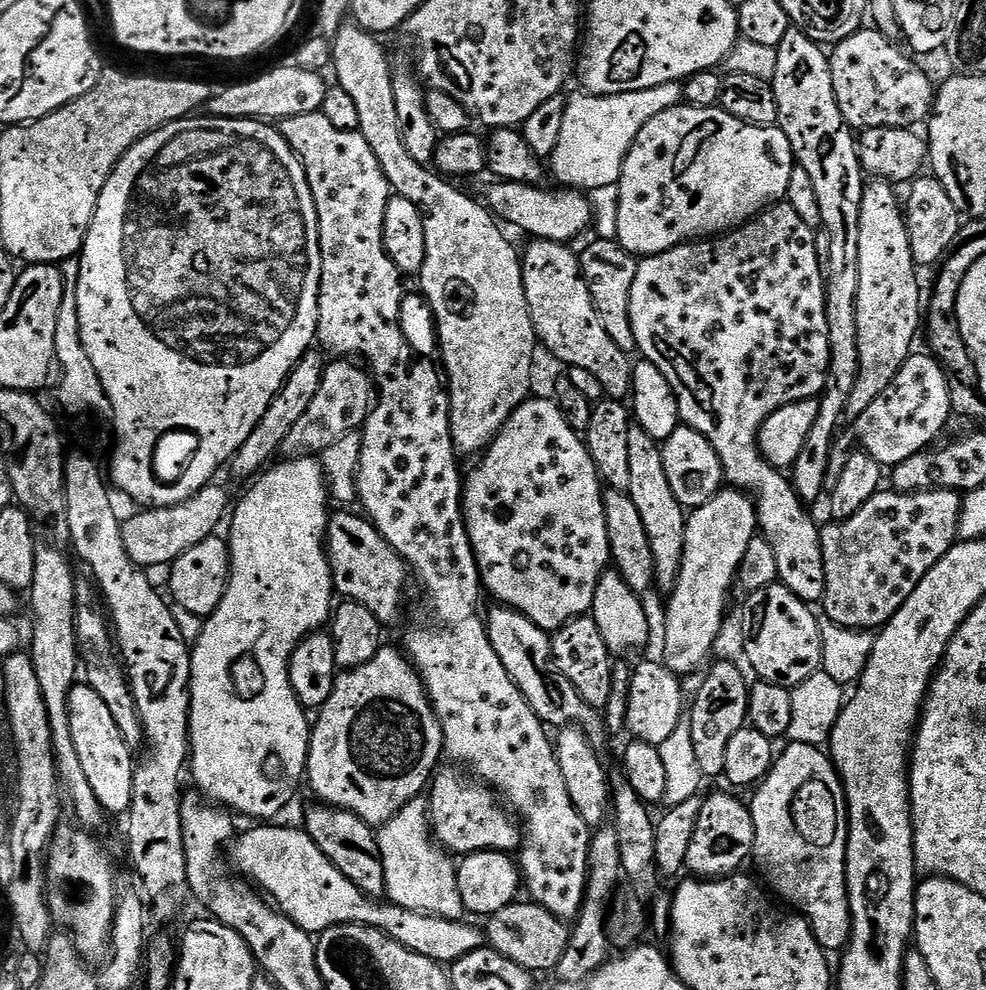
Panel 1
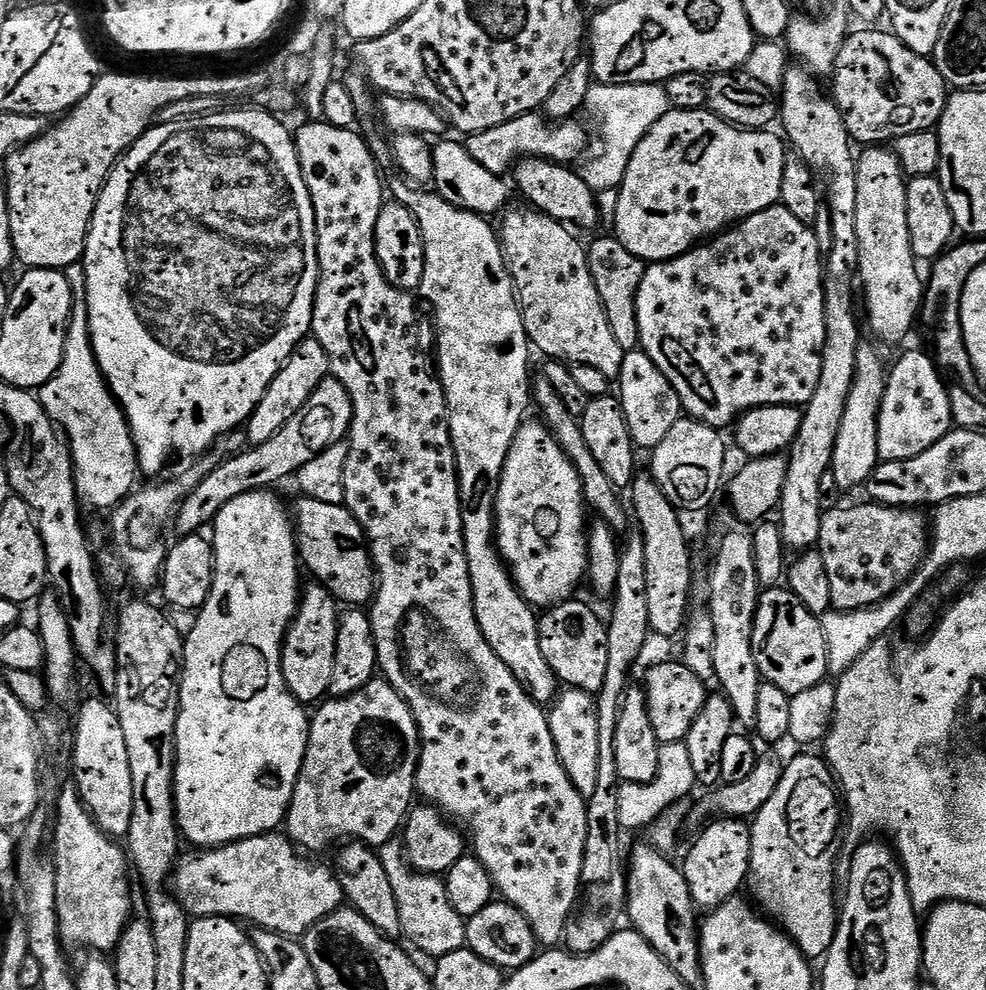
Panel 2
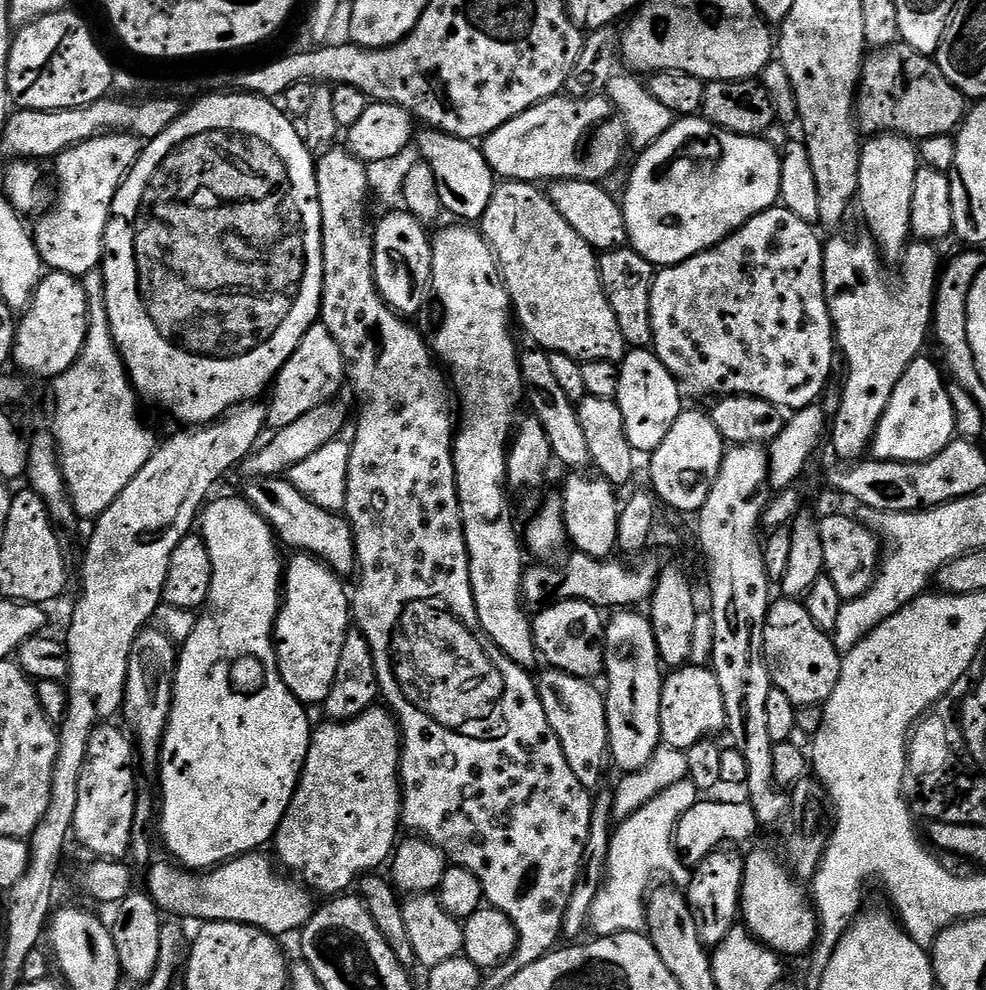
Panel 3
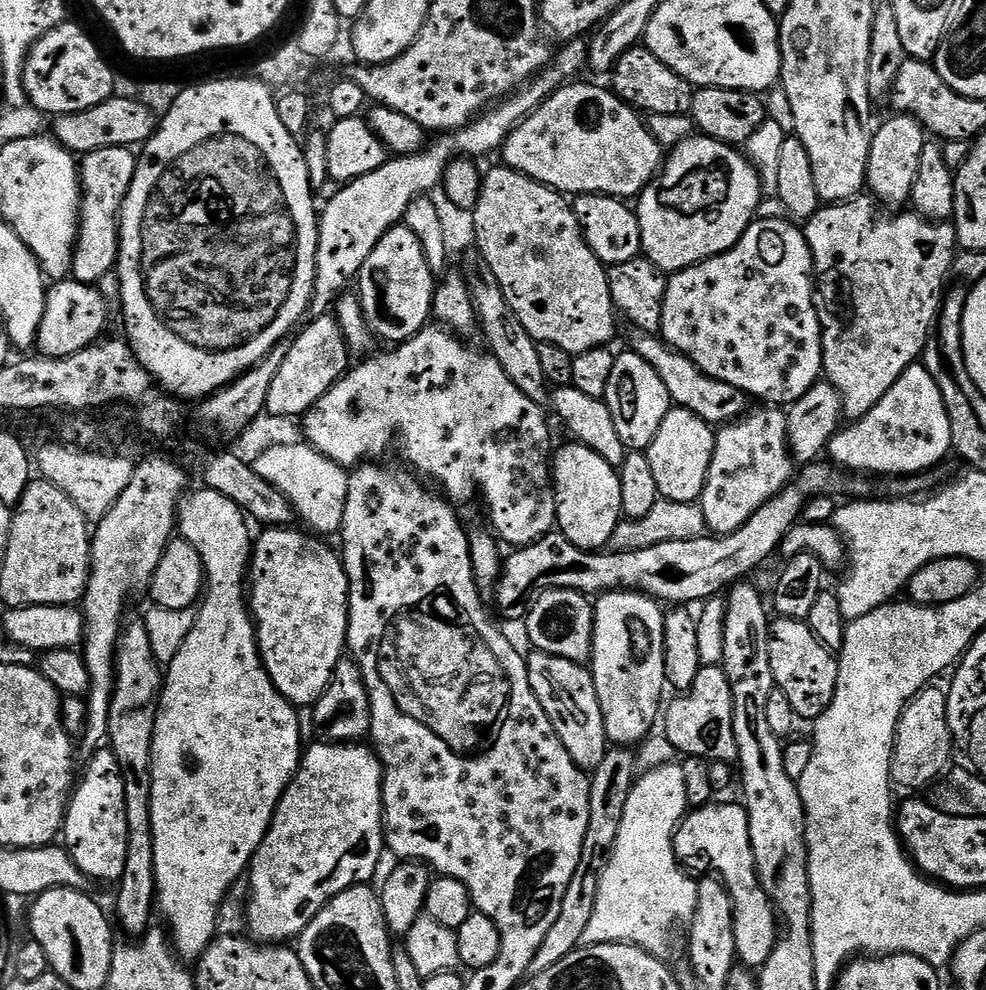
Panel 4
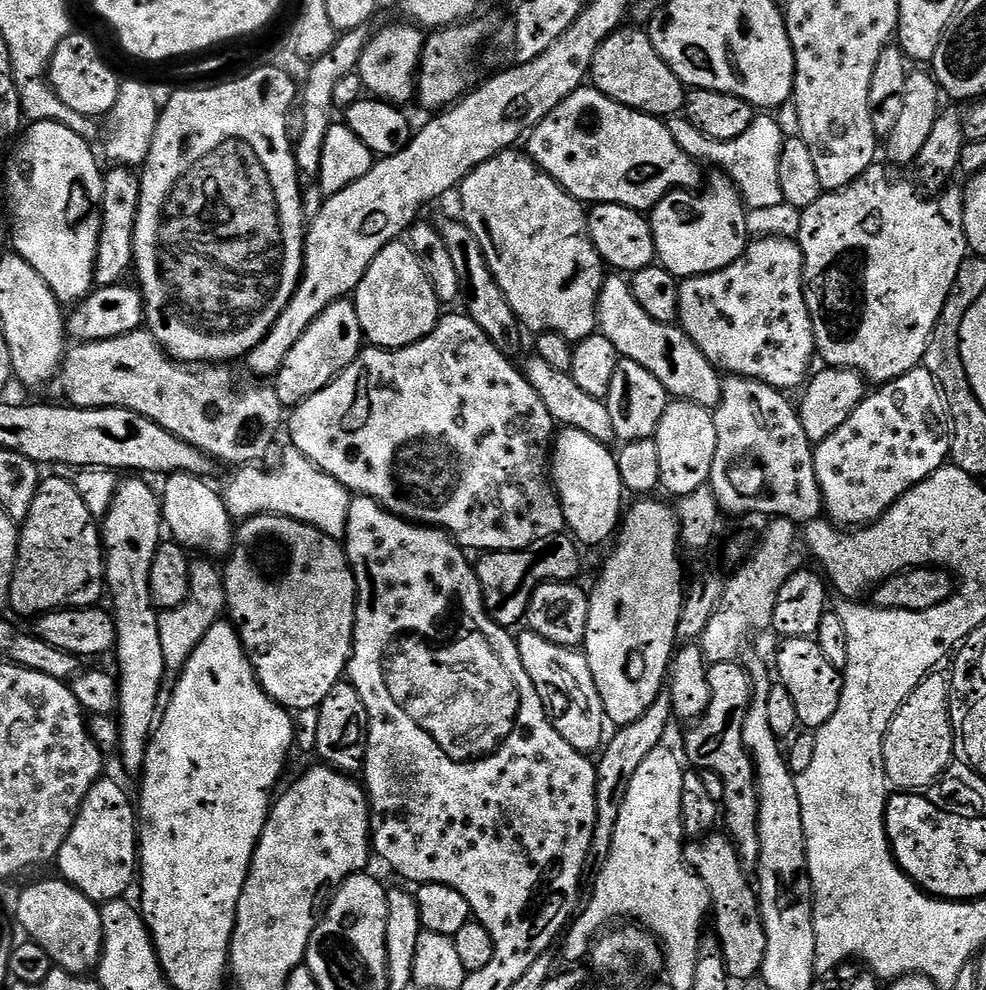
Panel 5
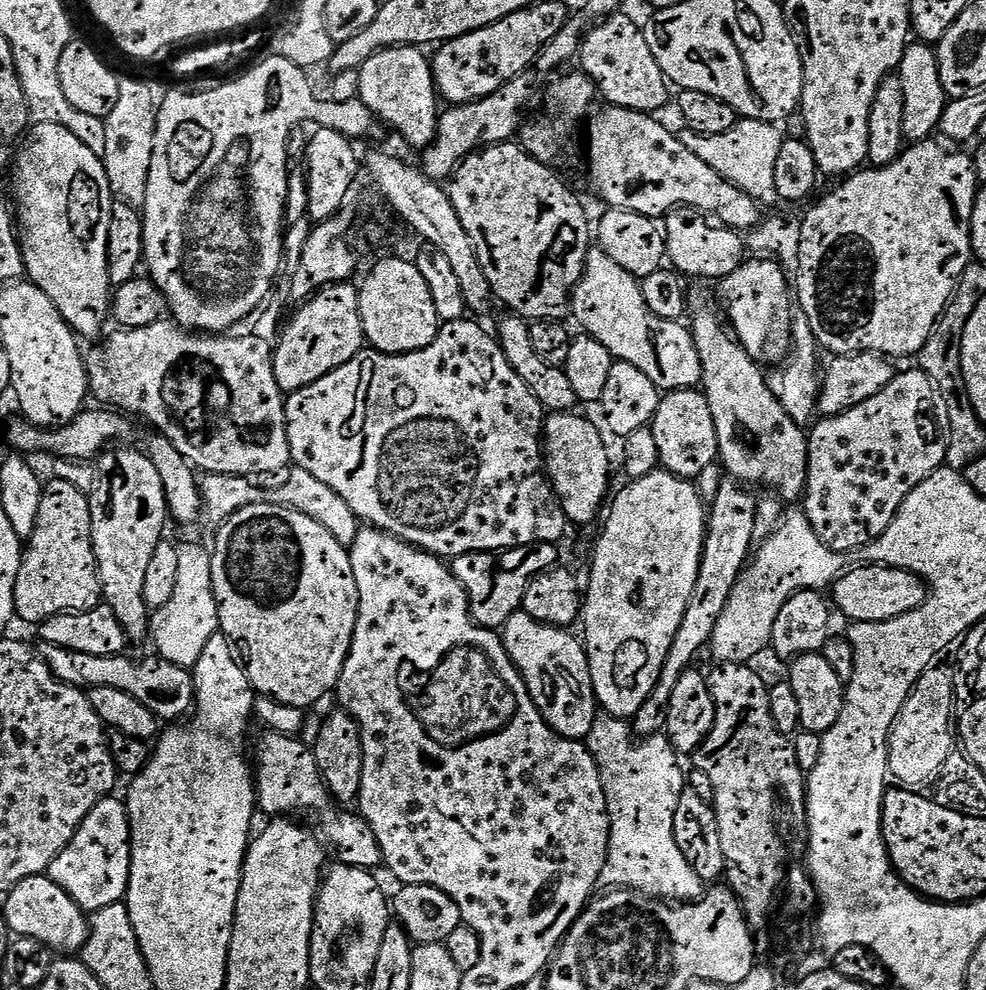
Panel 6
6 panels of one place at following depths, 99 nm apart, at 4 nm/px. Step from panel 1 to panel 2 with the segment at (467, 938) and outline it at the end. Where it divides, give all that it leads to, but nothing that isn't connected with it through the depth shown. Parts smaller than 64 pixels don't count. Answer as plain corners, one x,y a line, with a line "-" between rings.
279,831
251,836
224,844
220,848
200,850
195,854
197,856
185,855
174,869
174,880
178,882
177,899
192,918
227,916
240,922
249,920
256,928
266,928
283,936
300,938
319,920
339,910
346,900
339,875
332,868
330,870
324,864
315,864
312,861
315,859
301,854
297,845

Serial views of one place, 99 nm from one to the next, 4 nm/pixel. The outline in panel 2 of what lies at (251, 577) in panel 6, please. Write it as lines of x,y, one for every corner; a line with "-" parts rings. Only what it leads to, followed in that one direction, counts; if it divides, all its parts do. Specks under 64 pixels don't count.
312,582
309,588
307,585
303,589
296,618
292,621
288,634
284,638
286,686
305,706
315,705
328,696
330,674
334,674
334,646
338,638
339,621
340,612
336,597
319,582

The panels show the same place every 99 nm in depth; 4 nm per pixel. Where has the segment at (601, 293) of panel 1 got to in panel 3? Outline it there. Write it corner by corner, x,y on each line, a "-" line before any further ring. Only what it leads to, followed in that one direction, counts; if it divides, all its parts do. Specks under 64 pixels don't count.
617,246
608,252
600,252
598,259
602,290
606,294
606,302
610,302
610,310
614,310
614,318
618,318
618,330
622,330
625,345
632,350
651,349
650,294
657,269
630,246

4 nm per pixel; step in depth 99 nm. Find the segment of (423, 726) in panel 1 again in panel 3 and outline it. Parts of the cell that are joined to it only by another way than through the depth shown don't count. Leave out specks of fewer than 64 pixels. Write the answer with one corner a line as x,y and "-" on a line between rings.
384,706
368,708
353,720
324,722
321,728
319,725
313,731
296,793
274,837
275,859
289,873
297,872
292,874
297,877
304,876
303,883
313,893
347,893
352,883
355,885
365,874
378,869
376,867
379,864
389,863
398,843
396,827
399,829
402,824
400,741
400,726
396,722
396,717

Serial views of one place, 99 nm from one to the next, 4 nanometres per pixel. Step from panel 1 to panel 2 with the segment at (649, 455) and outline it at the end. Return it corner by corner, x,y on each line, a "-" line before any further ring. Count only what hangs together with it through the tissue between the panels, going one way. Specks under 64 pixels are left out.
640,474
637,475
636,479
633,480
632,486
630,489
630,495
632,495
632,504
630,500
630,508
634,513
634,520
640,523
640,528
638,528
639,535
644,538
644,553
646,554
646,606
650,610
650,626
652,627
652,632
655,635
660,636
676,636
678,637
685,631
685,625
688,622
688,613
689,613
689,600
691,598
691,556
693,554
693,549
688,548
688,540
690,540
689,533
684,532
682,528
682,523
679,521
679,511
676,505
670,502
670,498
666,498
666,494
660,488
655,477
651,474

